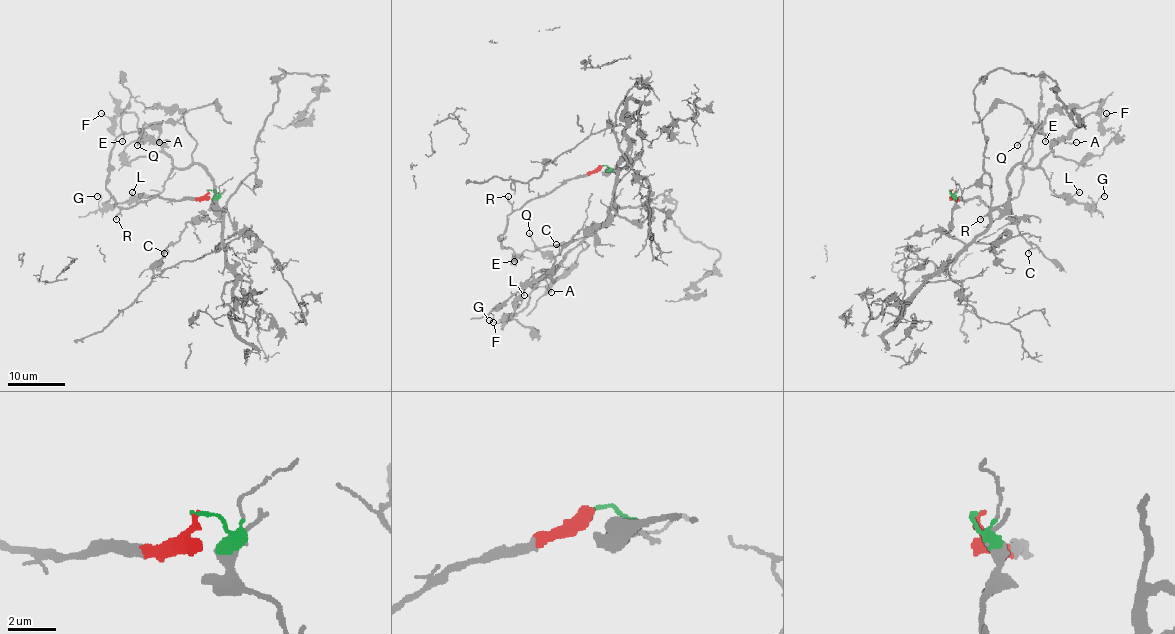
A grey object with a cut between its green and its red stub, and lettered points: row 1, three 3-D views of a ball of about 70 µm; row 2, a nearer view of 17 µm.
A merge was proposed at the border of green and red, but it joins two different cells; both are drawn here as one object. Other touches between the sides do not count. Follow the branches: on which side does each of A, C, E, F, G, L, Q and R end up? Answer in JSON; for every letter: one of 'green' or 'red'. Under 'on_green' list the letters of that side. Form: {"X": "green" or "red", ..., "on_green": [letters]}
{"A": "green", "C": "green", "E": "red", "F": "green", "G": "green", "L": "green", "Q": "red", "R": "red", "on_green": ["A", "C", "F", "G", "L"]}

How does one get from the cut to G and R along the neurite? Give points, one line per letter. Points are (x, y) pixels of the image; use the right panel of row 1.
G: (951, 190), (948, 234), (970, 244), (1008, 202), (1018, 164), (1039, 167), (1055, 195), (1095, 206), (1104, 196)
R: (951, 190), (956, 198), (976, 196), (995, 209), (980, 219)

